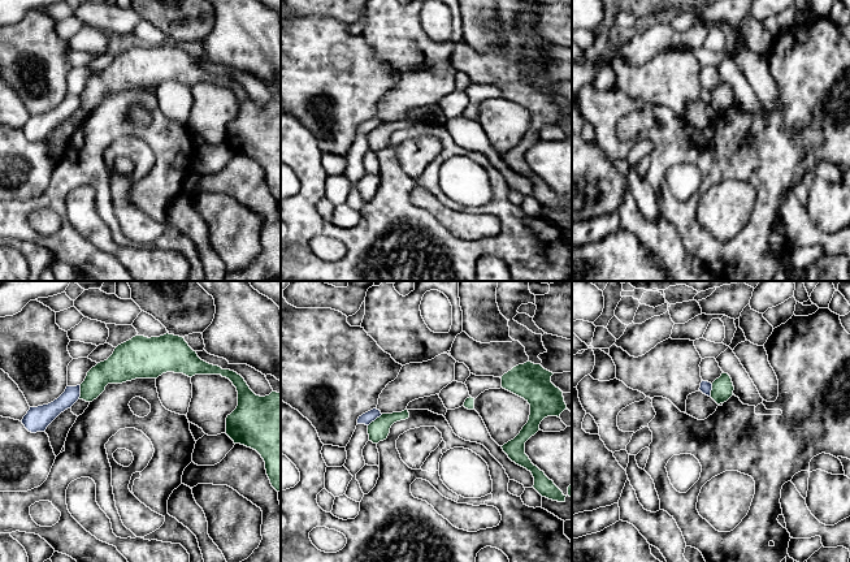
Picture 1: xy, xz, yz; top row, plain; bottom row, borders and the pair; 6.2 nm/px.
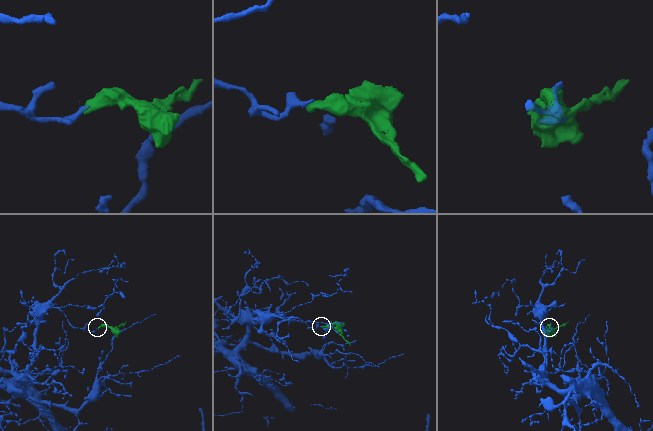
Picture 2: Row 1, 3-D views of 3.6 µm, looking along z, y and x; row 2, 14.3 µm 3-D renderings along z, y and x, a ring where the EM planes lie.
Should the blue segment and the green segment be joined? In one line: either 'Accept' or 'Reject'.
Reject

